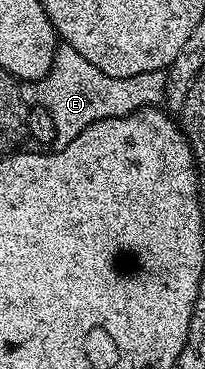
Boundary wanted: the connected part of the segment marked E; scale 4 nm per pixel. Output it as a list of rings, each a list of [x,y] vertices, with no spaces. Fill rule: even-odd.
[[[61,43],[55,51],[55,59],[49,74],[38,81],[24,82],[21,85],[21,91],[23,101],[30,109],[42,109],[47,111],[47,115],[51,115],[51,119],[55,119],[55,131],[57,132],[55,145],[57,149],[62,149],[67,147],[67,143],[71,143],[71,139],[75,139],[75,135],[79,135],[87,127],[91,127],[91,123],[99,119],[126,117],[140,109],[160,106],[164,102],[167,87],[165,75],[165,69],[156,69],[155,71],[143,71],[143,75],[112,77],[99,71],[95,63],[87,63],[87,59],[77,54],[73,47]],[[71,69],[73,73],[69,73]],[[75,73],[87,73],[87,77],[89,73],[97,73],[91,77],[103,76],[103,79],[93,79],[93,81],[105,81],[105,83],[93,83],[91,87],[91,83],[83,83],[91,79],[83,79],[81,75],[75,75]],[[129,93],[133,97],[123,97]]]

